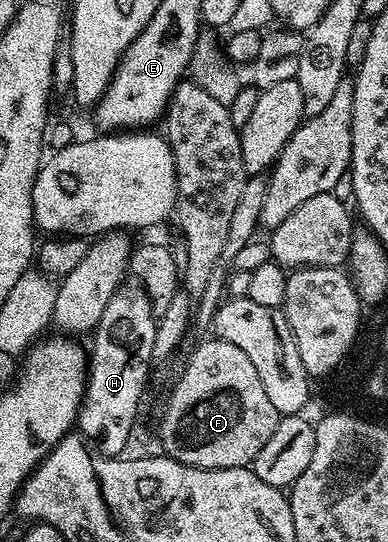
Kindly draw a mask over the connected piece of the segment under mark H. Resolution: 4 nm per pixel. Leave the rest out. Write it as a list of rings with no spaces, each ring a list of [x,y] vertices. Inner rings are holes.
[[[127,281],[115,290],[109,305],[105,305],[105,313],[101,313],[101,321],[95,326],[93,332],[95,340],[89,343],[87,388],[83,394],[83,404],[79,407],[77,431],[104,455],[119,457],[126,452],[123,450],[131,439],[131,430],[134,429],[135,418],[139,415],[143,386],[147,383],[147,374],[153,370],[151,354],[156,322],[157,316],[151,309],[151,302],[143,286],[137,281]]]

